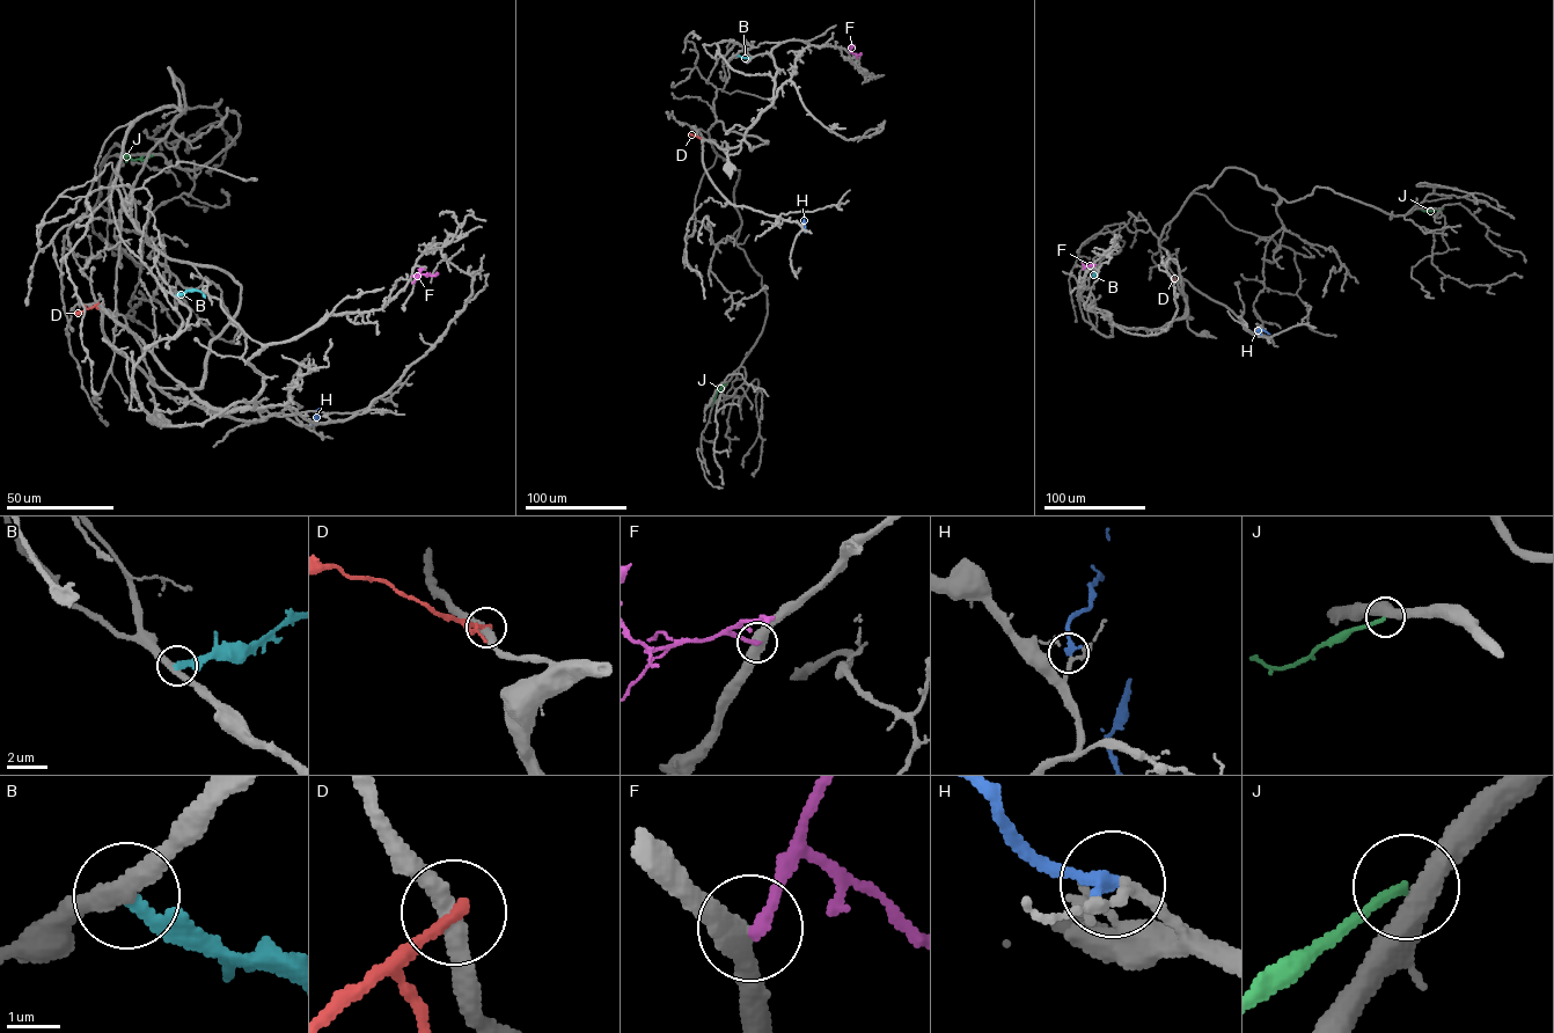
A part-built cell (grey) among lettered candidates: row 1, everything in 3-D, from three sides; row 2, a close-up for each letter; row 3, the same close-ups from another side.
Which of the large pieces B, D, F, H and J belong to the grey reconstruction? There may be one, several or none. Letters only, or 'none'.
H

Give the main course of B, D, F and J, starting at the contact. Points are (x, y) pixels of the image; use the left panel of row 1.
B: (174, 295), (189, 291), (200, 291), (204, 298)
D: (97, 302), (77, 314)
F: (411, 277), (433, 276), (437, 272)
J: (153, 155), (141, 160), (122, 154)

